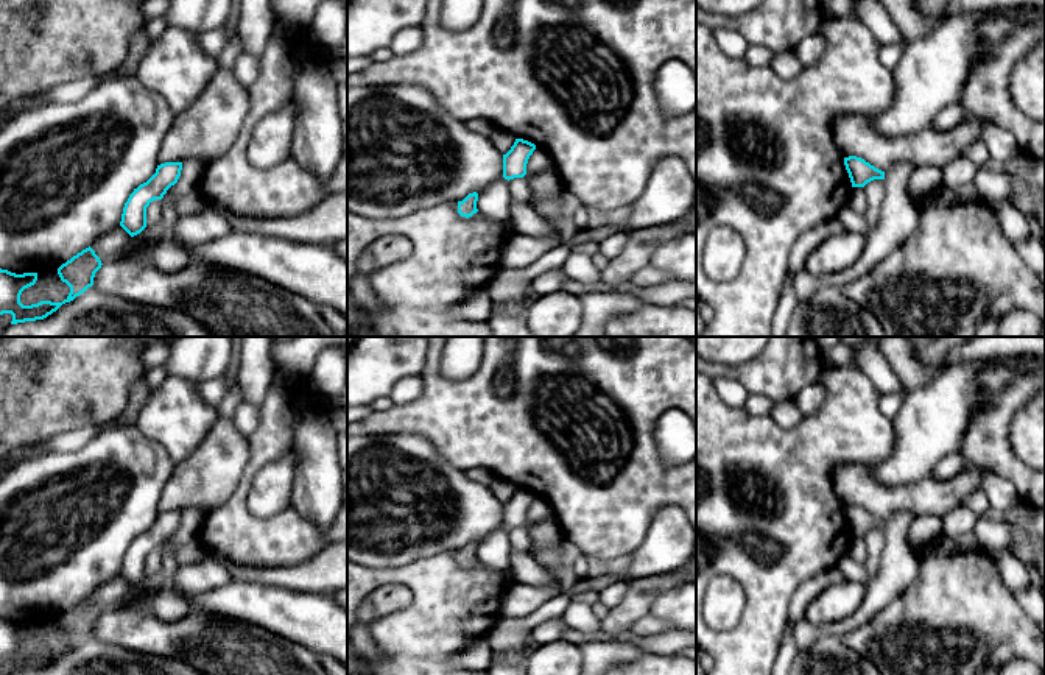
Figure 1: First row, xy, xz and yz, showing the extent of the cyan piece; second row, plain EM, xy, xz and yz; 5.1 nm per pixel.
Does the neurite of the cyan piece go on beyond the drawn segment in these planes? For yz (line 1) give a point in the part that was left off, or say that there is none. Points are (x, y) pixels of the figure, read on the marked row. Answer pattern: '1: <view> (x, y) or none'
1: none

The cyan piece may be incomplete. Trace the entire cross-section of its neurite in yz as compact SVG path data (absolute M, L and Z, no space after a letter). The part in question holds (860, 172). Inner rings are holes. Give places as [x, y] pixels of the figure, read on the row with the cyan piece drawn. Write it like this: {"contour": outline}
{"contour": "M844 157L844 165L849 173L852 187L864 187L867 182L874 179L885 179L885 171L875 168L861 157Z"}

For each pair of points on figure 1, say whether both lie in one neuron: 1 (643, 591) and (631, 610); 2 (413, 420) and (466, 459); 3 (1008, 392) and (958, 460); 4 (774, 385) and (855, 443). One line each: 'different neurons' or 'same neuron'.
1: same neuron
2: same neuron
3: different neurons
4: different neurons

